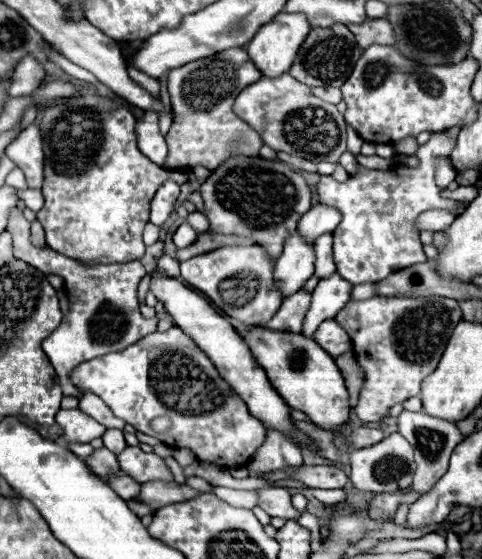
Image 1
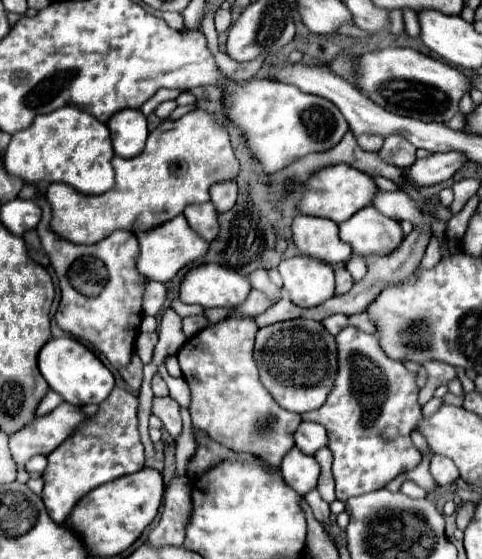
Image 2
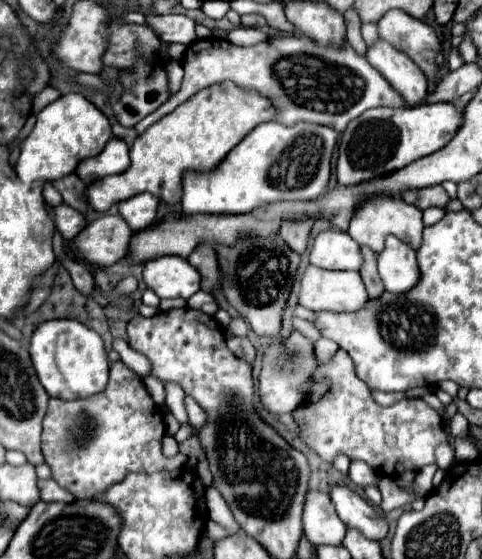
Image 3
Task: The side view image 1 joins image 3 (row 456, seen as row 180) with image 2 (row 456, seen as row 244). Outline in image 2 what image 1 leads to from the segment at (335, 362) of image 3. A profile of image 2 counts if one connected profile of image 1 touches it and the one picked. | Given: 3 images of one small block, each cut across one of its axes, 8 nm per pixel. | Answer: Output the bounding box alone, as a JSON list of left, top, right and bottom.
[302,326,422,502]

